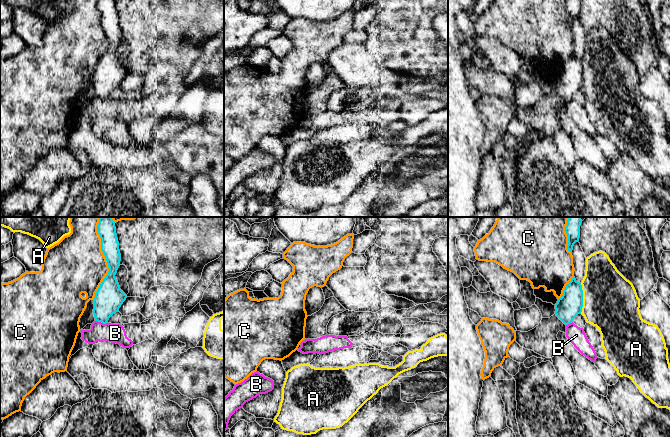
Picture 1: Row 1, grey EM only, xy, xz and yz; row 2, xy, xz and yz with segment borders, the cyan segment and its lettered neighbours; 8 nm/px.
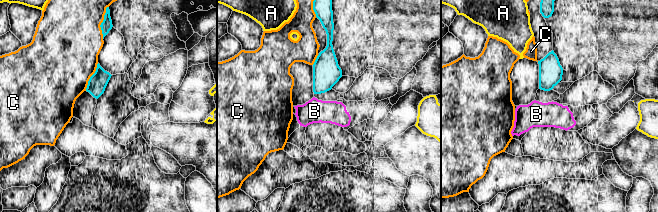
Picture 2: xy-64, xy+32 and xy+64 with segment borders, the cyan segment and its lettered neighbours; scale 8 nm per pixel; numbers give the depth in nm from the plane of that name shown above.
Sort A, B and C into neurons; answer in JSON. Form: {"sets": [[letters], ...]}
{"sets": [["A"], ["B"], ["C"]]}

